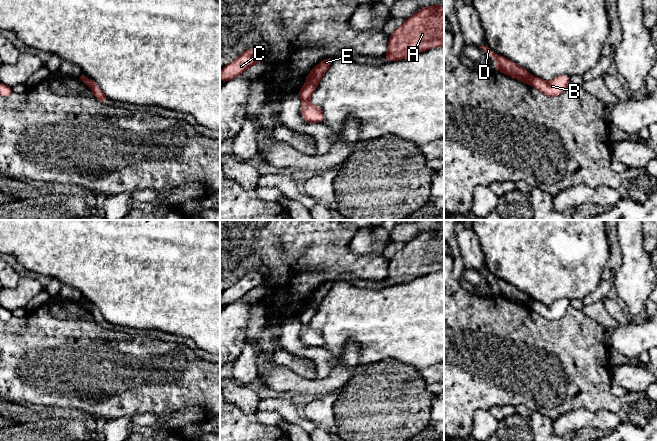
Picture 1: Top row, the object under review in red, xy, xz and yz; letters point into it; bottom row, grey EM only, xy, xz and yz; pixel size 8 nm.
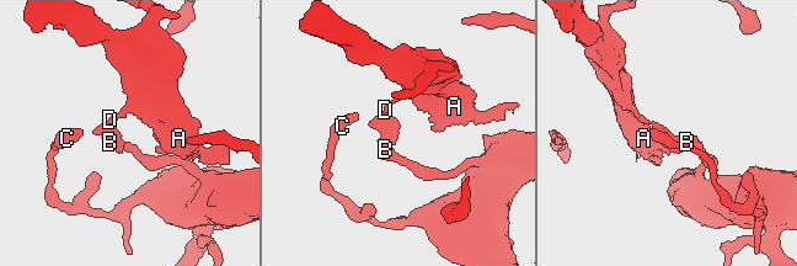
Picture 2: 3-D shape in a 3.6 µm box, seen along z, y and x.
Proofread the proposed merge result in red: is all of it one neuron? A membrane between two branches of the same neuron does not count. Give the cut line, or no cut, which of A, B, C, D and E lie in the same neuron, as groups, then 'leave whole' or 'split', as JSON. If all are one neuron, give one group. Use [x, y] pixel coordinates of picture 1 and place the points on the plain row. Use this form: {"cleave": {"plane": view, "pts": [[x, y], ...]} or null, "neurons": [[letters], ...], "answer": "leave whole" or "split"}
{"cleave": {"plane": "xz", "pts": [[307, 307], [315, 309]]}, "neurons": [["A", "D", "E"], ["B", "C"]], "answer": "split"}

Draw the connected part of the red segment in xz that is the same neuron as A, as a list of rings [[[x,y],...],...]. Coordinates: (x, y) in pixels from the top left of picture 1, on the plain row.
[[[444,231],[420,232],[389,260],[385,284],[393,286],[444,269]]]

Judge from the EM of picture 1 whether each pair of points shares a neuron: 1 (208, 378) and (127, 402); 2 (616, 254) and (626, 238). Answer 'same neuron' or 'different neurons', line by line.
1: same neuron
2: different neurons

